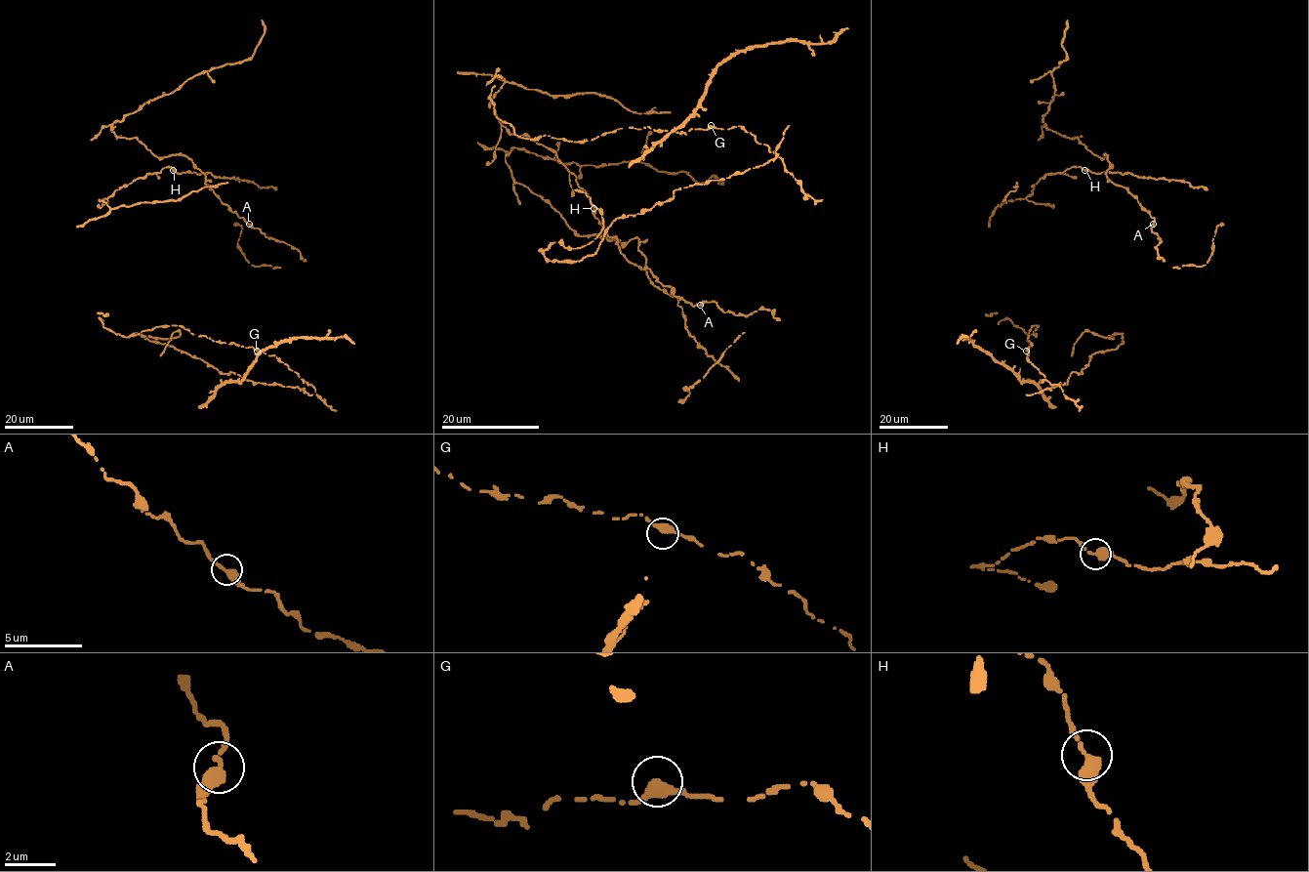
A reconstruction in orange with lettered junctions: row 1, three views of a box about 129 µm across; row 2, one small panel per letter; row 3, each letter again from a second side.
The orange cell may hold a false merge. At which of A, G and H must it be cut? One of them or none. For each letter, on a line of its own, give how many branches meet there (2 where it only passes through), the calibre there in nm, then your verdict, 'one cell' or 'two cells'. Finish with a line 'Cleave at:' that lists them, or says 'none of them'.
A: 2 | 360 nm | one cell
G: 2 | 360 nm | one cell
H: 2 | 360 nm | one cell
Cleave at: none of them

